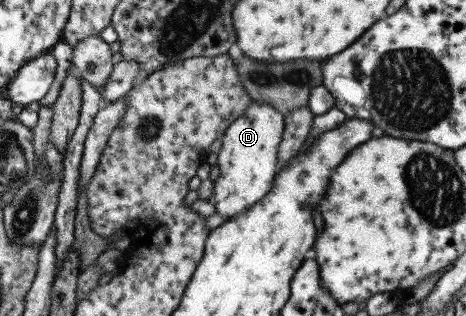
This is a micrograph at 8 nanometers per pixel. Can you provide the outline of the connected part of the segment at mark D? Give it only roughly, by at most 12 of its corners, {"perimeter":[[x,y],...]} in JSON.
{"perimeter":[[256,100],[216,154],[224,221],[269,191],[283,115]]}

